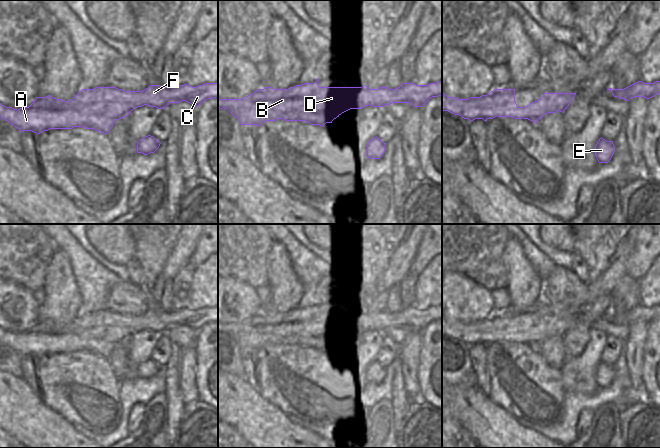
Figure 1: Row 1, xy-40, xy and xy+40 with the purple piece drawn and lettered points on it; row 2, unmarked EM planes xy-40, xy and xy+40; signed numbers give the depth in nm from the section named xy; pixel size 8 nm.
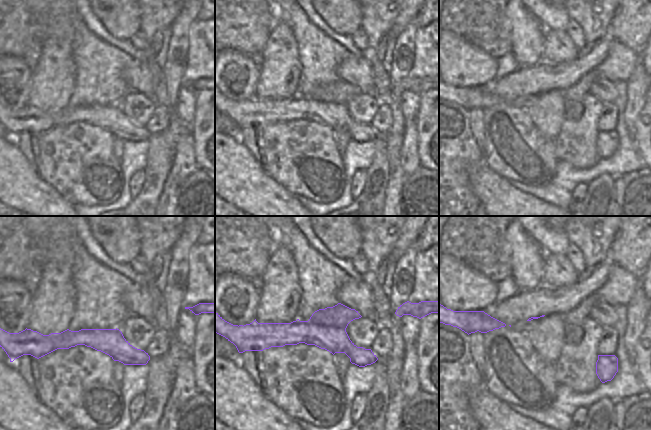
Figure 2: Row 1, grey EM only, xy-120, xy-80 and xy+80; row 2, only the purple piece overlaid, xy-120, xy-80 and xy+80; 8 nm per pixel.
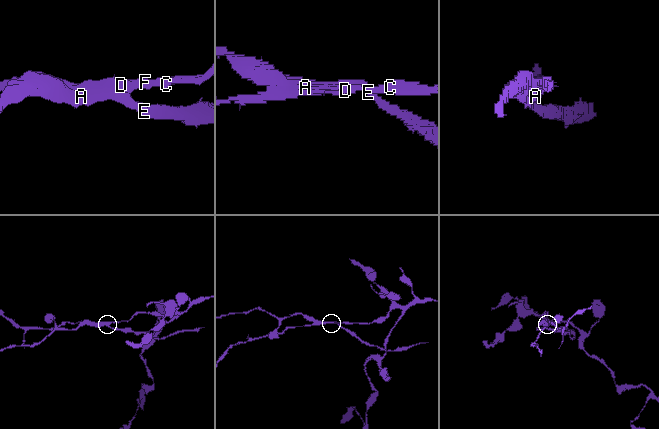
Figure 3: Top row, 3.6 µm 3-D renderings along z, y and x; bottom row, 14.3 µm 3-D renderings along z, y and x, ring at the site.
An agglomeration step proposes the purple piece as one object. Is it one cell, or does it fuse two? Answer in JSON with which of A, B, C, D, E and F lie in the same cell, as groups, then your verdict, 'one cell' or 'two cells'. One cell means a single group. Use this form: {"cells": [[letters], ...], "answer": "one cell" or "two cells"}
{"cells": [["A", "E"], ["B", "C", "D", "F"]], "answer": "two cells"}

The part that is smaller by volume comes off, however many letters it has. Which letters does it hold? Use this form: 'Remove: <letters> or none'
Remove: A, E

